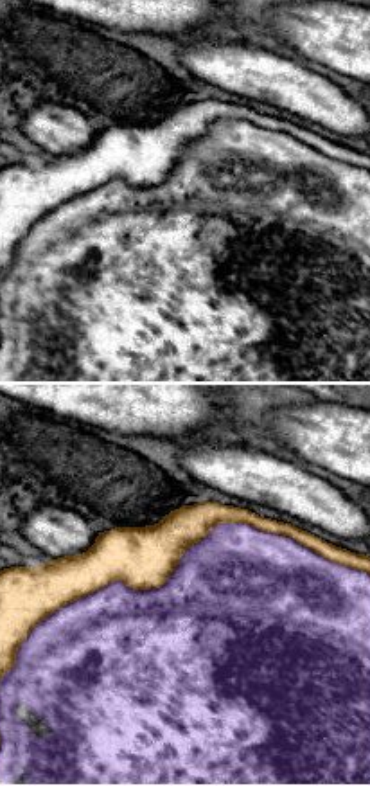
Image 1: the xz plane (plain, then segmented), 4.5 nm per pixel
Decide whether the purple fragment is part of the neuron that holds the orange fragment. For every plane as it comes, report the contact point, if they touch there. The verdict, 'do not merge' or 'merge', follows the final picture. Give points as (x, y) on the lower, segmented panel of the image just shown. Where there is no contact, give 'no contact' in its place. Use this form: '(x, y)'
(176, 565)

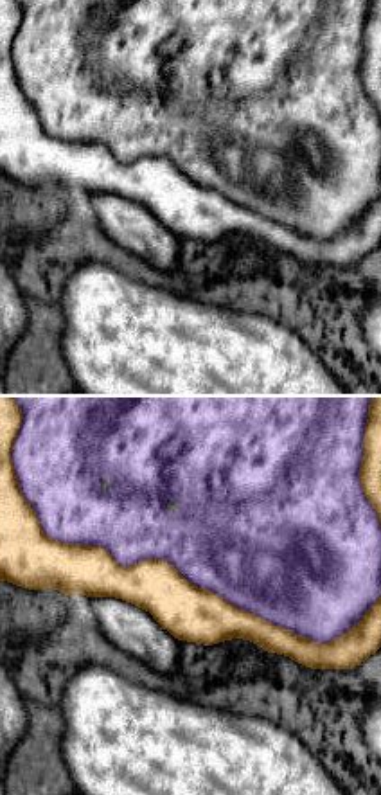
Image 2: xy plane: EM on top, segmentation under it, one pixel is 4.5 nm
(146, 560)

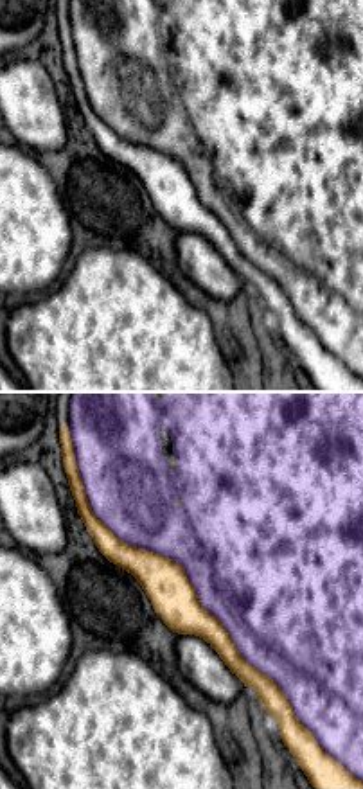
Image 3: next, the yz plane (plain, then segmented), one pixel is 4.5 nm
(198, 597)

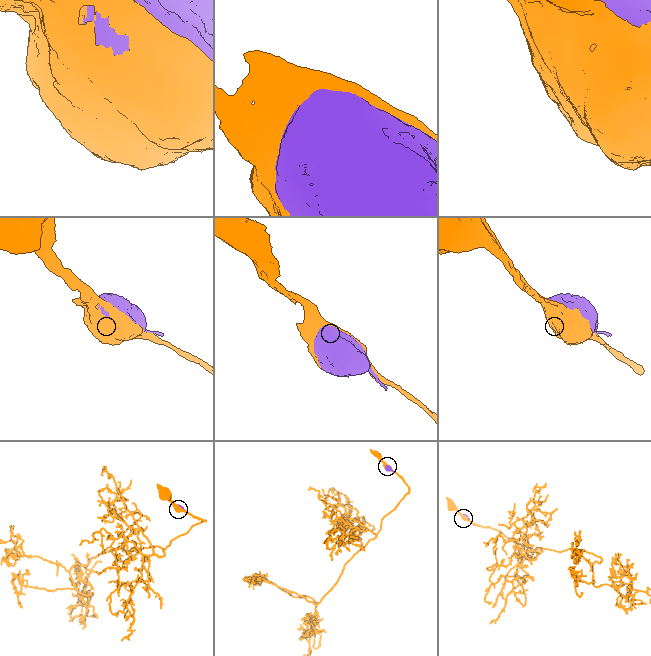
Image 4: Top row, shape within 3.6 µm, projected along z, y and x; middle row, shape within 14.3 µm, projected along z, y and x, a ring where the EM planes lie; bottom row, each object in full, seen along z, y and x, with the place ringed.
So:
do not merge

